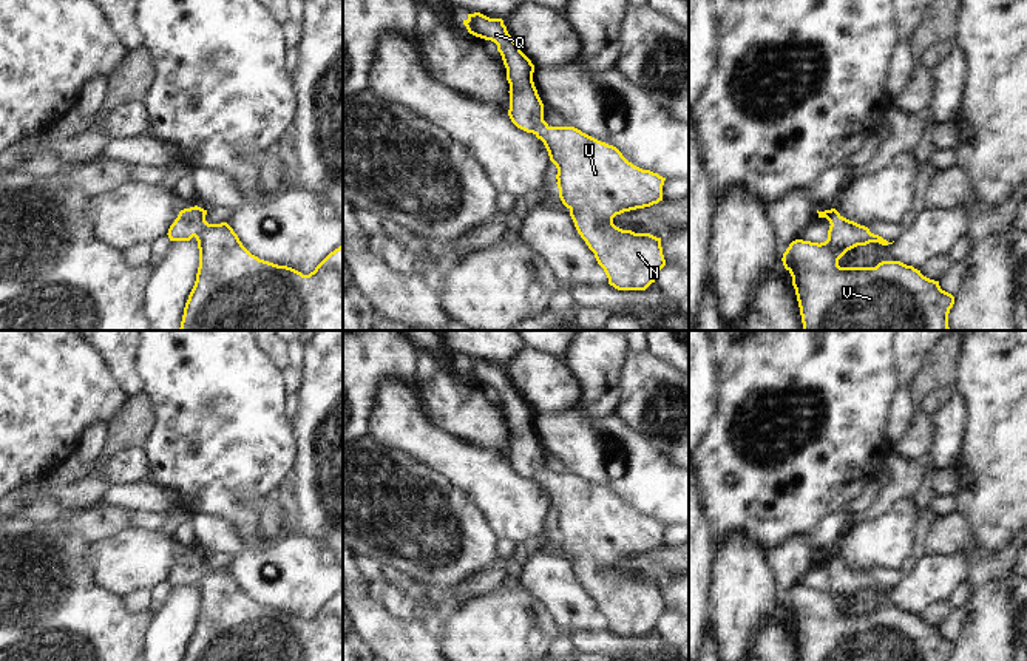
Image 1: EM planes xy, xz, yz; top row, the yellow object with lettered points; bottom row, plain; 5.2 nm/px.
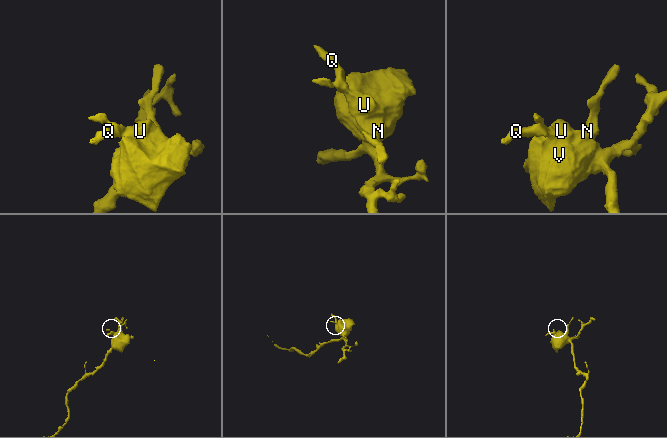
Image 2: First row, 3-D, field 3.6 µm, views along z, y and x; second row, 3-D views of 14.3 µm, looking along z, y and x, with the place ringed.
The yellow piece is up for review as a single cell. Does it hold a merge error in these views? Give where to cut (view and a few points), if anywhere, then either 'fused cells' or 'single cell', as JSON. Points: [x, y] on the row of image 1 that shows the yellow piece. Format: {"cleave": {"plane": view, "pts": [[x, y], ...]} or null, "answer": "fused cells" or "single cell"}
{"cleave": null, "answer": "single cell"}

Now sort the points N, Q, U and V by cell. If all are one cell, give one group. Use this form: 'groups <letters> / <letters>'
groups N Q U V

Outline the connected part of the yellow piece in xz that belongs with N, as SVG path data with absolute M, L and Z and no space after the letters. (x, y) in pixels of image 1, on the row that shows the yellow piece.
M474 12L468 14L463 25L469 34L497 45L510 83L508 116L517 128L533 133L544 142L550 161L558 168L559 198L570 210L578 233L604 269L608 284L618 290L646 290L666 266L661 238L650 233L622 230L613 224L613 218L663 201L666 178L633 165L616 147L601 142L575 127L550 127L544 120L544 103L533 82L534 65L508 34L503 20Z

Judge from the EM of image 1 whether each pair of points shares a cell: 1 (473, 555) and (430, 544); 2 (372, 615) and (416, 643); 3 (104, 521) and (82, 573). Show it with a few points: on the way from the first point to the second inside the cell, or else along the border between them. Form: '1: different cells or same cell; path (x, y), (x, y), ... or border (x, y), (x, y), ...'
1: same cell; path (462, 544), (440, 544)
2: same cell; path (383, 626), (400, 643), (405, 643)
3: different cells; border (70, 516), (67, 527), (91, 544)

